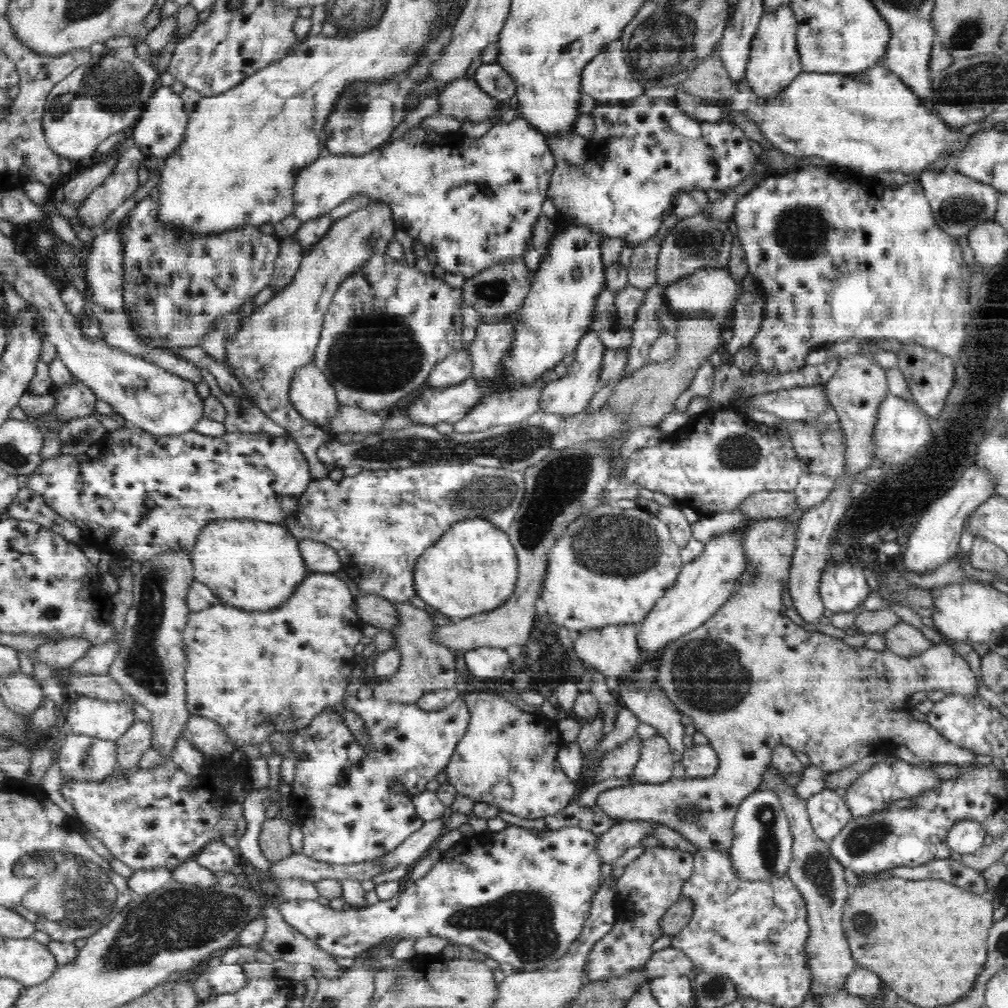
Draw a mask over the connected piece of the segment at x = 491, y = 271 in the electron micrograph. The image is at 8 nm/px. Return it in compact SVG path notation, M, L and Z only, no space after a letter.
M522 255L515 256L509 261L493 264L485 269L478 272L476 276L465 280L466 282L461 288L462 301L465 300L472 308L475 308L479 318L486 323L507 321L507 314L520 309L523 305L526 295L531 290L530 278L533 273L526 265Z

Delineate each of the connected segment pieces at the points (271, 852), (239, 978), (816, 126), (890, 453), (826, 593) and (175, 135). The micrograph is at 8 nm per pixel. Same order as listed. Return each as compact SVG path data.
M280 816L267 818L262 825L259 836L259 847L271 863L289 858L293 853L288 841L290 826Z
M220 963L209 967L191 983L199 1000L222 993L238 992L249 980L239 964Z
M883 63L858 75L802 72L782 92L770 97L757 96L745 80L740 80L736 87L738 96L733 96L728 103L733 109L754 120L764 137L781 152L805 159L812 159L814 154L814 161L830 166L849 166L850 170L869 180L881 171L910 178L919 177L940 156L946 155L948 161L958 157L969 146L972 138L960 129L940 121L936 114L930 114L914 91L902 83L898 75L887 70Z
M888 393L878 406L877 418L873 432L873 453L885 465L906 464L918 451L927 446L931 438L932 431L920 406L892 393Z
M831 563L820 577L819 593L825 608L832 612L850 612L858 608L870 588L863 568L852 563Z
M161 85L147 100L146 108L142 116L129 129L131 144L134 144L146 157L170 158L174 151L180 148L184 141L185 128L187 127L189 114L186 112L184 101L170 86Z

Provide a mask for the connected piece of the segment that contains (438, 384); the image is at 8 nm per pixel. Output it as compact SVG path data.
M463 349L436 364L436 367L429 372L427 386L429 388L446 388L470 379L472 374L472 356L469 356L469 352Z

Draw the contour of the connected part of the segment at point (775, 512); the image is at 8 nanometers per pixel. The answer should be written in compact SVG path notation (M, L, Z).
M760 491L744 500L737 511L752 523L753 520L786 517L796 508L794 491Z

